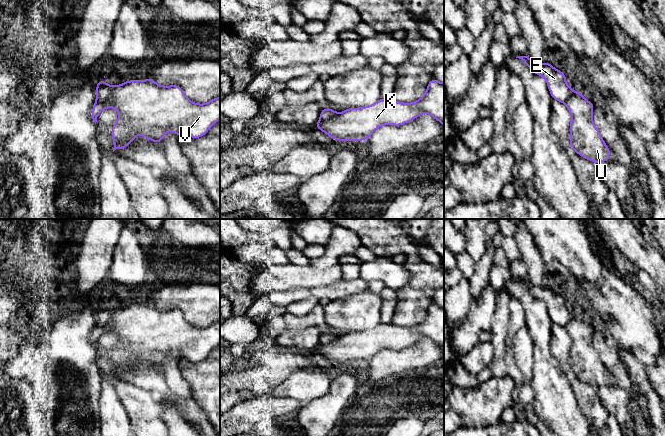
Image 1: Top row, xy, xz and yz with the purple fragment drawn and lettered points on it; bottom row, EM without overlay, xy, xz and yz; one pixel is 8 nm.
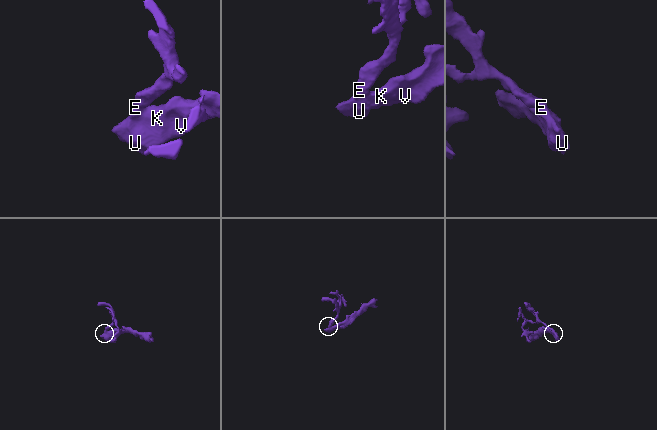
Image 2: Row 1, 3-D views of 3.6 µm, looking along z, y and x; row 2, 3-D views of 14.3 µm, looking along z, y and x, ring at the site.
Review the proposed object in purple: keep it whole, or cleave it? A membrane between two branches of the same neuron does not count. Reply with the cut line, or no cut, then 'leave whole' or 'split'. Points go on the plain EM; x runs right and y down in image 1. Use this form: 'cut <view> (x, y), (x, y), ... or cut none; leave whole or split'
cut xy (116, 310), (104, 325), (96, 325); split

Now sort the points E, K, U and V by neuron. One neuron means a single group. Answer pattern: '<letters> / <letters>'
E / K U V

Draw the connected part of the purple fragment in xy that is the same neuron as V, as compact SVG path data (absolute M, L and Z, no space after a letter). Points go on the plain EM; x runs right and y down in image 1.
M153 302L147 304L124 305L116 310L105 326L95 326L92 331L92 343L97 346L99 338L109 331L119 336L119 342L111 353L114 365L113 376L123 374L132 364L142 359L146 363L162 368L162 361L168 355L179 361L187 359L193 363L203 361L220 343L220 320L205 328L197 328L188 323L178 309L158 309Z

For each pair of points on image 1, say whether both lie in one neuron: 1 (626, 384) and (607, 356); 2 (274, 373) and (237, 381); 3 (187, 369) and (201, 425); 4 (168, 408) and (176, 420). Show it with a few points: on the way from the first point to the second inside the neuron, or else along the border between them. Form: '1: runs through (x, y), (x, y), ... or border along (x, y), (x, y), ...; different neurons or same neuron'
1: runs through (622, 377), (613, 363); same neuron
2: runs through (265, 377), (262, 379), (246, 379); same neuron
3: border along (192, 398), (209, 420); different neurons
4: runs through (169, 411), (173, 417); same neuron

